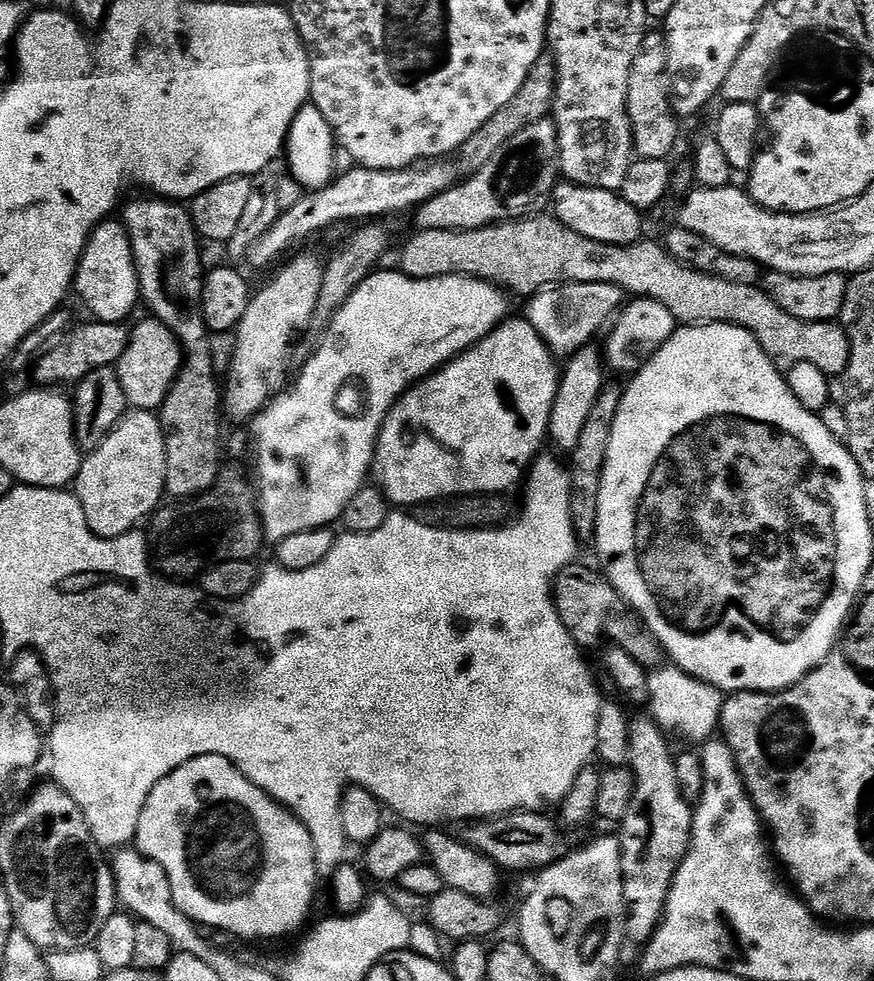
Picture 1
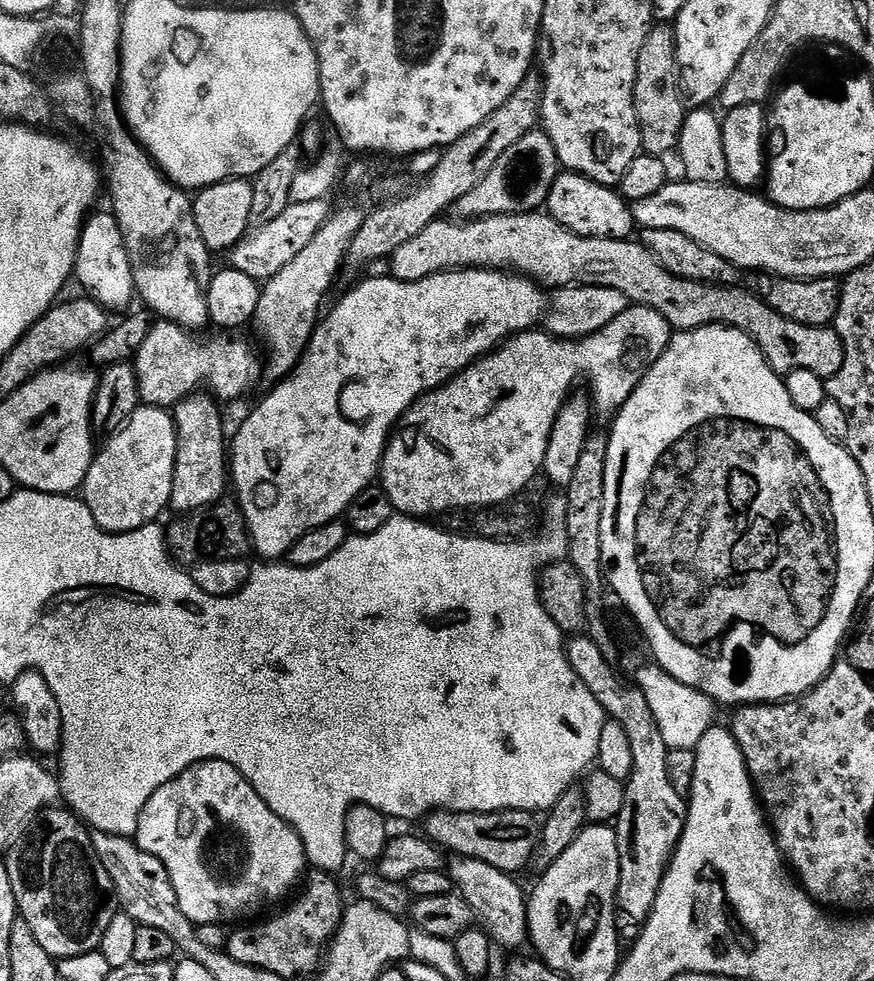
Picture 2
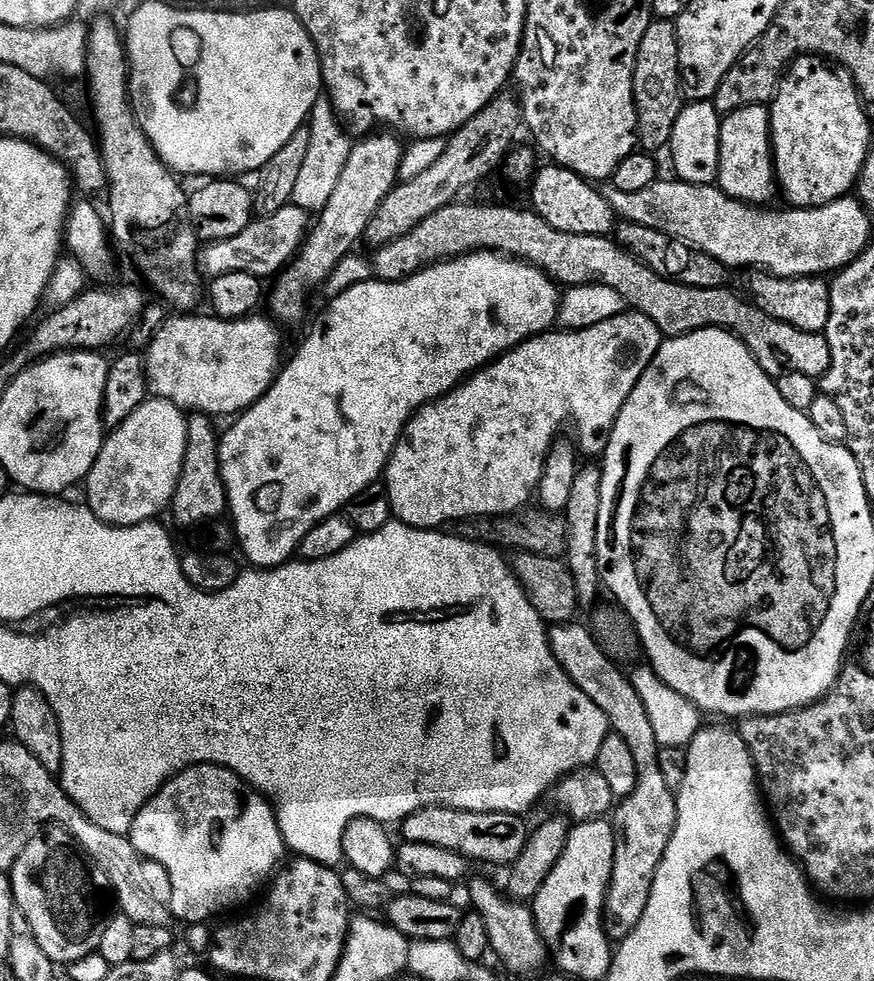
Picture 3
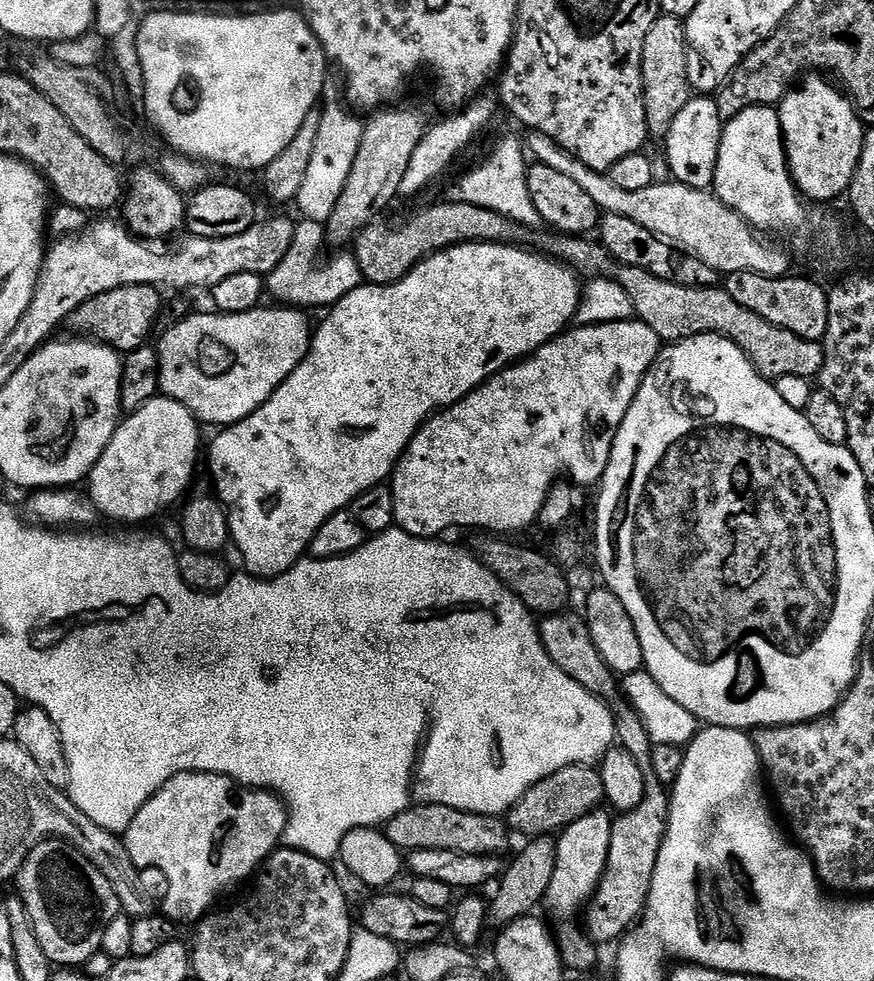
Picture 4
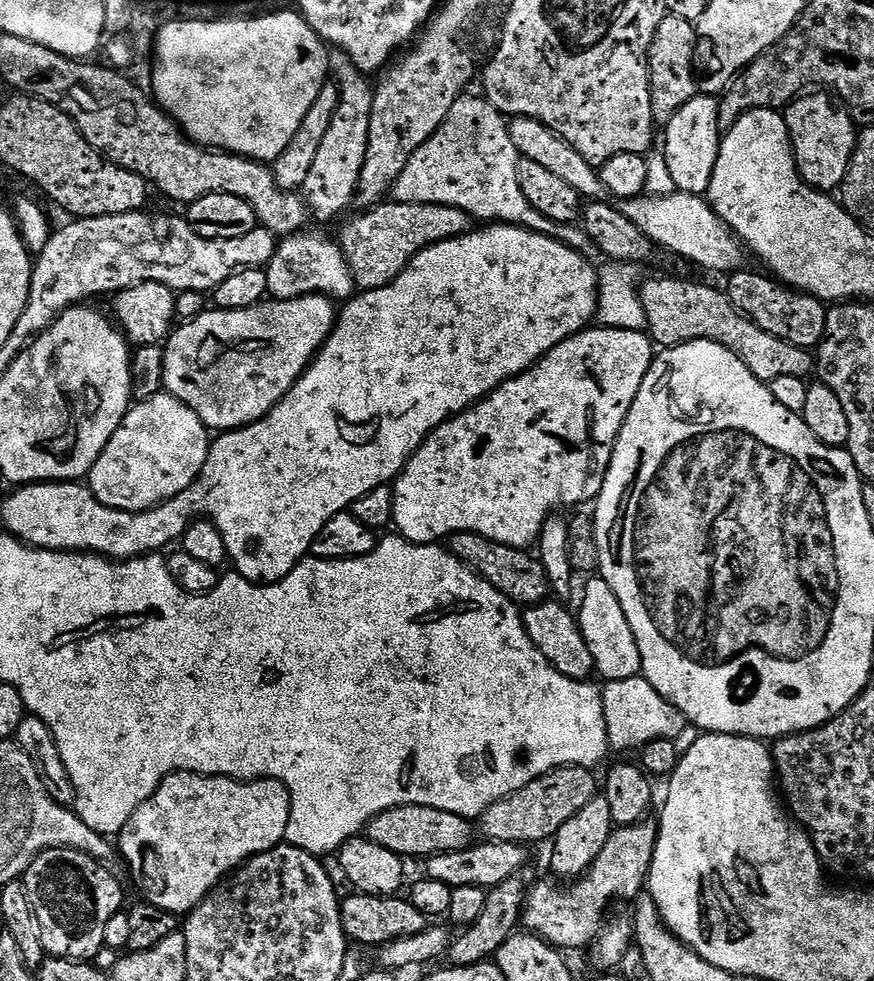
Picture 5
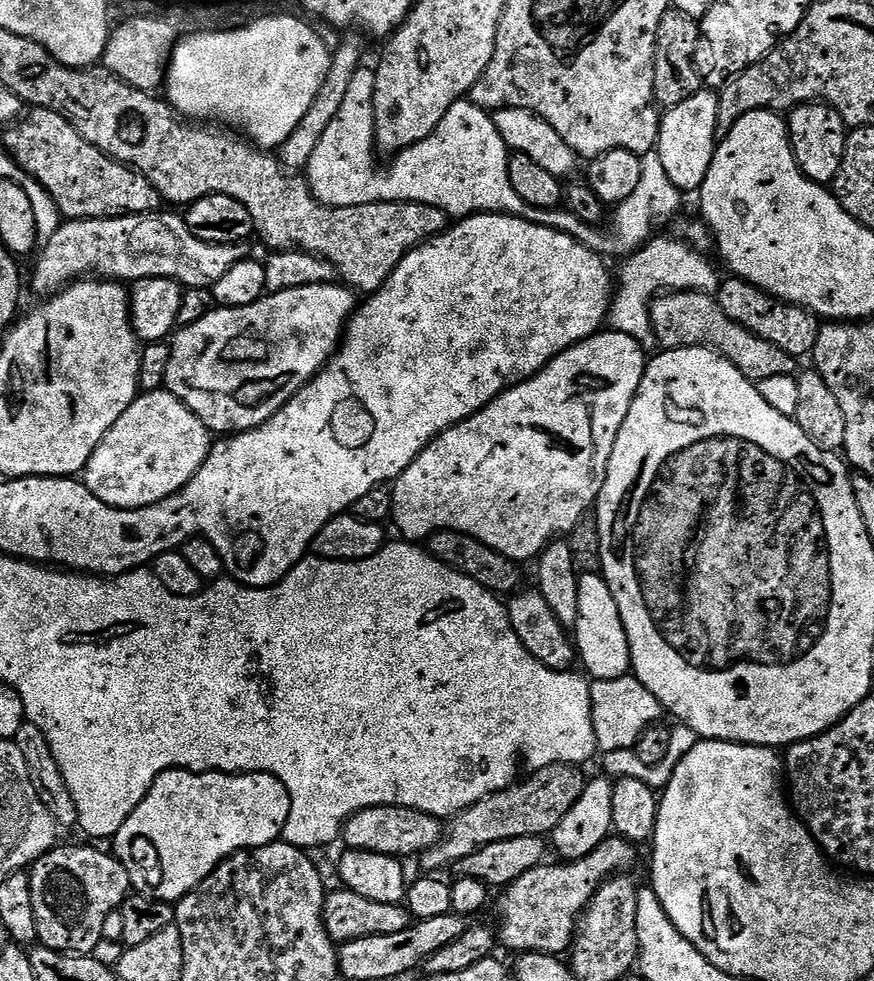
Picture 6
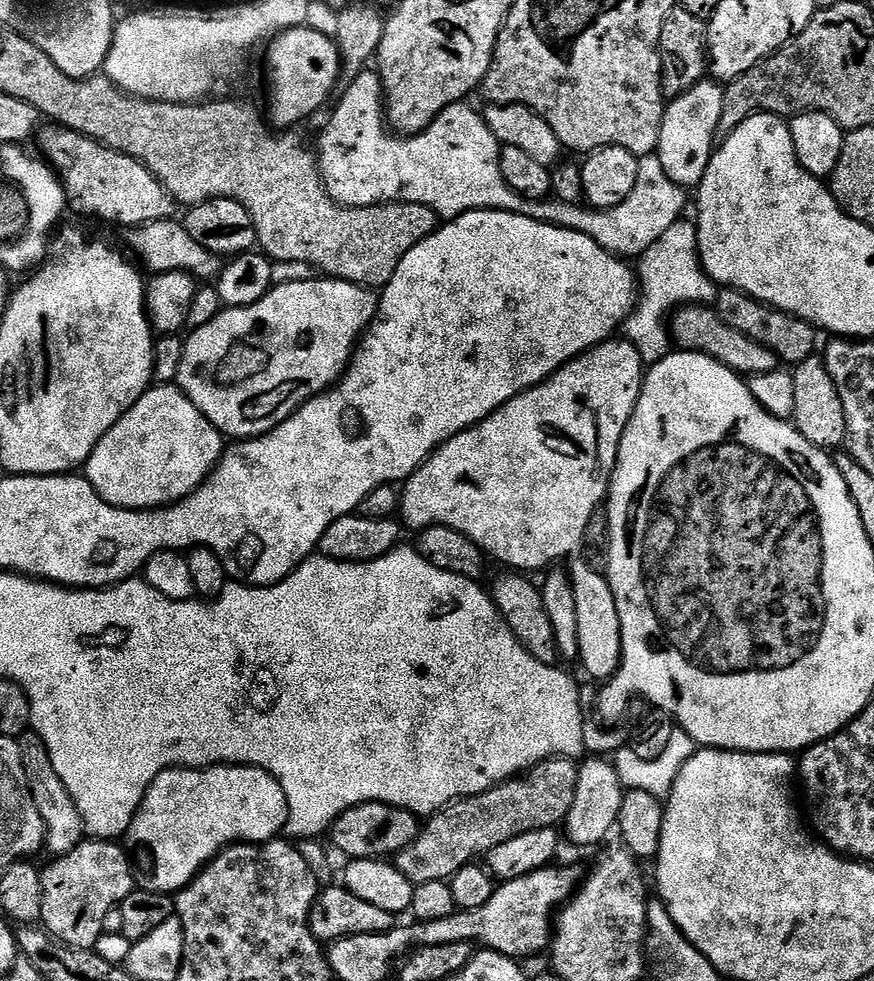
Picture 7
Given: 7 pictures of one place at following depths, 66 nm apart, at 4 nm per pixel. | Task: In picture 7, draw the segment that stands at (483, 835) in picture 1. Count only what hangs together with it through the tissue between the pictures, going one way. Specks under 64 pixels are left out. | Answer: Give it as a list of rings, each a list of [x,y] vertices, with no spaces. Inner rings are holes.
[[[382,802],[359,804],[343,812],[330,829],[331,847],[348,860],[382,860],[395,858],[420,835],[422,824],[413,812]]]

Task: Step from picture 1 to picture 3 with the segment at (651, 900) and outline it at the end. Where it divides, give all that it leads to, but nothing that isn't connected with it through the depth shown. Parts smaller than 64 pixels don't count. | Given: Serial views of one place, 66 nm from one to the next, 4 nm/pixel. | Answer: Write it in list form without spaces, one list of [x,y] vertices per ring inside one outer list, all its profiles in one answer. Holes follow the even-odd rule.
[[[569,622],[566,624],[553,624],[548,628],[548,641],[550,650],[562,666],[562,670],[606,714],[608,727],[626,746],[630,746],[630,751],[634,753],[634,763],[638,766],[638,782],[634,786],[634,794],[623,797],[614,808],[614,827],[616,829],[616,849],[614,850],[614,870],[612,871],[612,881],[606,894],[604,903],[604,931],[608,933],[608,939],[612,942],[619,942],[627,938],[638,926],[638,918],[642,918],[642,910],[646,910],[646,902],[650,902],[650,890],[654,886],[654,878],[662,858],[666,854],[666,846],[670,846],[670,838],[676,829],[676,793],[666,786],[666,781],[662,778],[662,770],[658,767],[658,754],[661,746],[657,735],[654,734],[653,723],[646,712],[646,707],[638,696],[638,691],[629,680],[629,673],[623,672],[621,665],[607,656],[589,625]]]

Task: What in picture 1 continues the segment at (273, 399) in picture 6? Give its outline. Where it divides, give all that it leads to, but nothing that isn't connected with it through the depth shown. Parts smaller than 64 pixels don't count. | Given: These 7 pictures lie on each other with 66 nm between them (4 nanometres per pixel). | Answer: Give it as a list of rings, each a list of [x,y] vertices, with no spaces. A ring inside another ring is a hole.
[[[147,318],[131,331],[126,354],[120,359],[118,371],[129,405],[136,410],[159,410],[172,389],[182,367],[182,349],[176,336],[162,321]]]

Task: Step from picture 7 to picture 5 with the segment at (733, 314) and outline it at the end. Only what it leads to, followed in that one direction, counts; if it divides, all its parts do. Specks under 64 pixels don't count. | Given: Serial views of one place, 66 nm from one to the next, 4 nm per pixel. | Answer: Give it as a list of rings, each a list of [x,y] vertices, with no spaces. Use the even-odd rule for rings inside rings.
[[[737,270],[727,277],[726,295],[732,305],[746,318],[750,318],[750,322],[762,326],[766,334],[774,334],[774,338],[782,338],[784,342],[790,342],[799,348],[819,348],[826,334],[828,308],[825,301],[799,292],[797,288],[789,288],[763,271],[748,271]]]

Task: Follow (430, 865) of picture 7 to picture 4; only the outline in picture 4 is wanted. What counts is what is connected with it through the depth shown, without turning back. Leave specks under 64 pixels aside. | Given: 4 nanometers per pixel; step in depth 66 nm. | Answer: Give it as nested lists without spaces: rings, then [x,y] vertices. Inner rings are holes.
[[[590,764],[566,766],[550,778],[542,778],[507,813],[506,823],[513,833],[521,832],[524,838],[547,836],[569,828],[578,818],[597,811],[605,803],[604,787],[599,767]]]

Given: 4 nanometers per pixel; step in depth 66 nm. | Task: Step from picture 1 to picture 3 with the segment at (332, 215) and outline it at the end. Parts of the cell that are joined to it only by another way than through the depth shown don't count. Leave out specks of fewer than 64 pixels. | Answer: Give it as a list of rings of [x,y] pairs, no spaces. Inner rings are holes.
[[[295,206],[278,210],[278,214],[260,216],[253,219],[252,224],[246,226],[246,230],[242,230],[242,234],[234,234],[234,238],[205,243],[198,252],[199,271],[204,271],[208,278],[215,278],[222,274],[250,274],[261,278],[273,275],[272,277],[275,277],[292,264],[309,231],[309,213]]]

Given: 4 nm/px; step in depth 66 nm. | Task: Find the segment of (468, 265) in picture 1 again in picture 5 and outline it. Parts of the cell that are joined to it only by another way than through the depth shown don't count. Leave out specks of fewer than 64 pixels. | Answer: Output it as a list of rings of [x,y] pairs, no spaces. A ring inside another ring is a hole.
[[[381,202],[375,208],[361,211],[360,216],[353,218],[349,224],[344,224],[340,228],[340,237],[338,243],[346,262],[352,271],[355,280],[355,287],[360,290],[369,288],[384,288],[402,270],[408,267],[408,264],[422,250],[434,246],[438,242],[446,242],[450,238],[458,238],[473,231],[473,217],[467,216],[462,210],[454,206],[442,206],[441,204],[397,204],[395,202]],[[645,279],[640,286],[640,301],[642,310],[646,310],[647,333],[661,349],[673,348],[686,342],[695,340],[709,340],[726,346],[737,356],[763,384],[771,385],[774,378],[798,378],[804,380],[811,377],[814,372],[814,356],[807,348],[799,348],[790,342],[784,342],[782,338],[774,338],[774,334],[766,334],[762,326],[750,322],[728,300],[723,291],[711,288],[708,284],[695,284],[692,280],[648,280]]]

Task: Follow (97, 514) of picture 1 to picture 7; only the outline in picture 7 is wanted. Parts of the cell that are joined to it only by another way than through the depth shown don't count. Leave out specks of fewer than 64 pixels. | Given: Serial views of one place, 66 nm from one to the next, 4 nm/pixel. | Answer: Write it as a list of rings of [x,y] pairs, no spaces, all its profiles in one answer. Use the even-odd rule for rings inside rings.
[[[152,386],[94,446],[86,479],[115,508],[162,508],[188,499],[208,479],[225,447],[222,433],[179,387]]]

